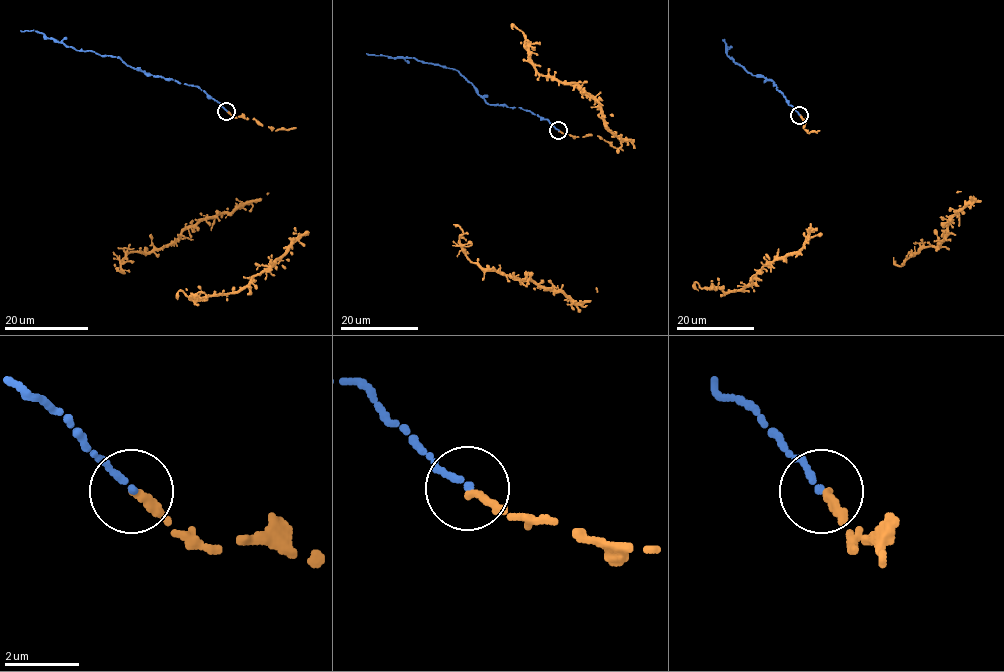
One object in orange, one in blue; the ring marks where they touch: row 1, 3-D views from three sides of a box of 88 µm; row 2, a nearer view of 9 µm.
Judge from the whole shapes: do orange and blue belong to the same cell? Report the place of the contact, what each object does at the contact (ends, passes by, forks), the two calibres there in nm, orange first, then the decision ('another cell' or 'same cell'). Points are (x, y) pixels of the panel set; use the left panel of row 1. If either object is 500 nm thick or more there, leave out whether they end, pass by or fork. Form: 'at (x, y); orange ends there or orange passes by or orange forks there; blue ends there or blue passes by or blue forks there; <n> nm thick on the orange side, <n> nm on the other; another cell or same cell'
at (226, 111); orange ends there; blue ends there; 240 nm thick on the orange side, 180 nm on the other; same cell

